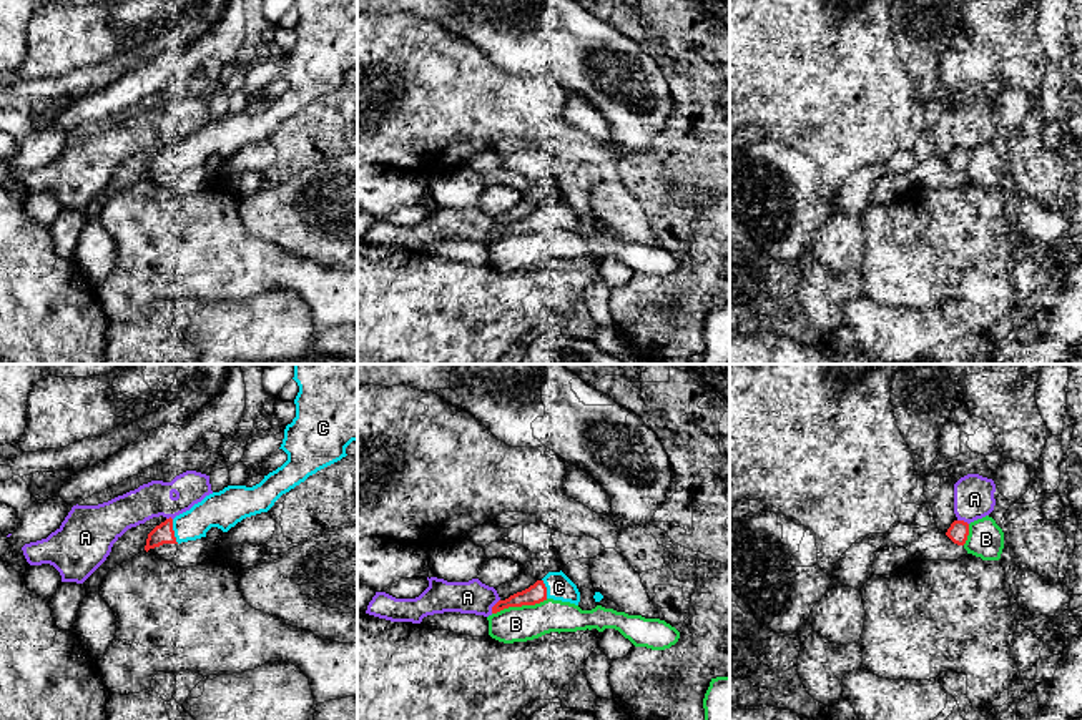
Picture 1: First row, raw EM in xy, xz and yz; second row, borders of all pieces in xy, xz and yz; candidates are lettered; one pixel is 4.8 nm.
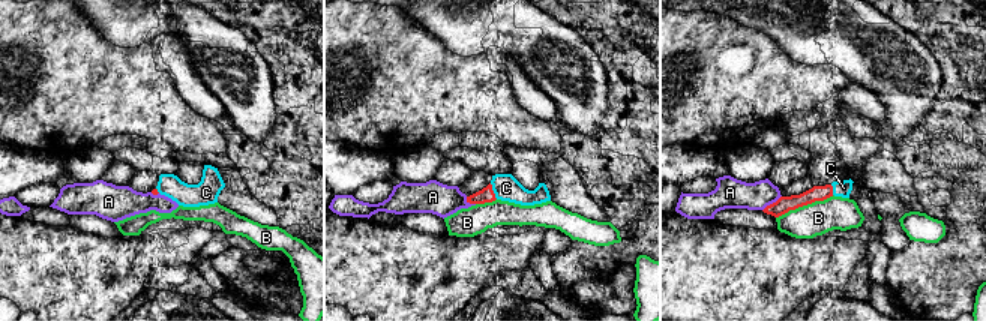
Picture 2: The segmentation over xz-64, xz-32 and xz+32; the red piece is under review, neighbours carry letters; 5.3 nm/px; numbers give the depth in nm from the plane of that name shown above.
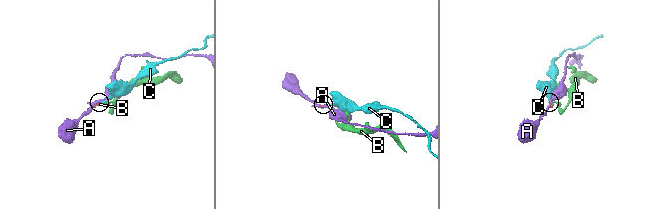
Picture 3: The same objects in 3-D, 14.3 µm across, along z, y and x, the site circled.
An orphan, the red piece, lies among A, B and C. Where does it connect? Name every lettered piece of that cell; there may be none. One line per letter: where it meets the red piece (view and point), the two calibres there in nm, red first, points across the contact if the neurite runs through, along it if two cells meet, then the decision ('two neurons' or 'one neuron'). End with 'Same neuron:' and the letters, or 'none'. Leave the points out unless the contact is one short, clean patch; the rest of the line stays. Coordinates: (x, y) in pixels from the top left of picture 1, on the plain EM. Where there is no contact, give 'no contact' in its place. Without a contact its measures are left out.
A: meets red in xz at (494, 233); 90 nm thick on the red side, 160 nm on the other; two neurons
B: meets red in xz at (519, 233); 90 nm thick on the red side, 180 nm on the other; border along xz (547, 226), (537, 231), (509, 233), (492, 241); two neurons
C: meets red in xy at (173, 158); 100 nm thick on the red side, 180 nm on the other; one neuron
Same neuron: C

